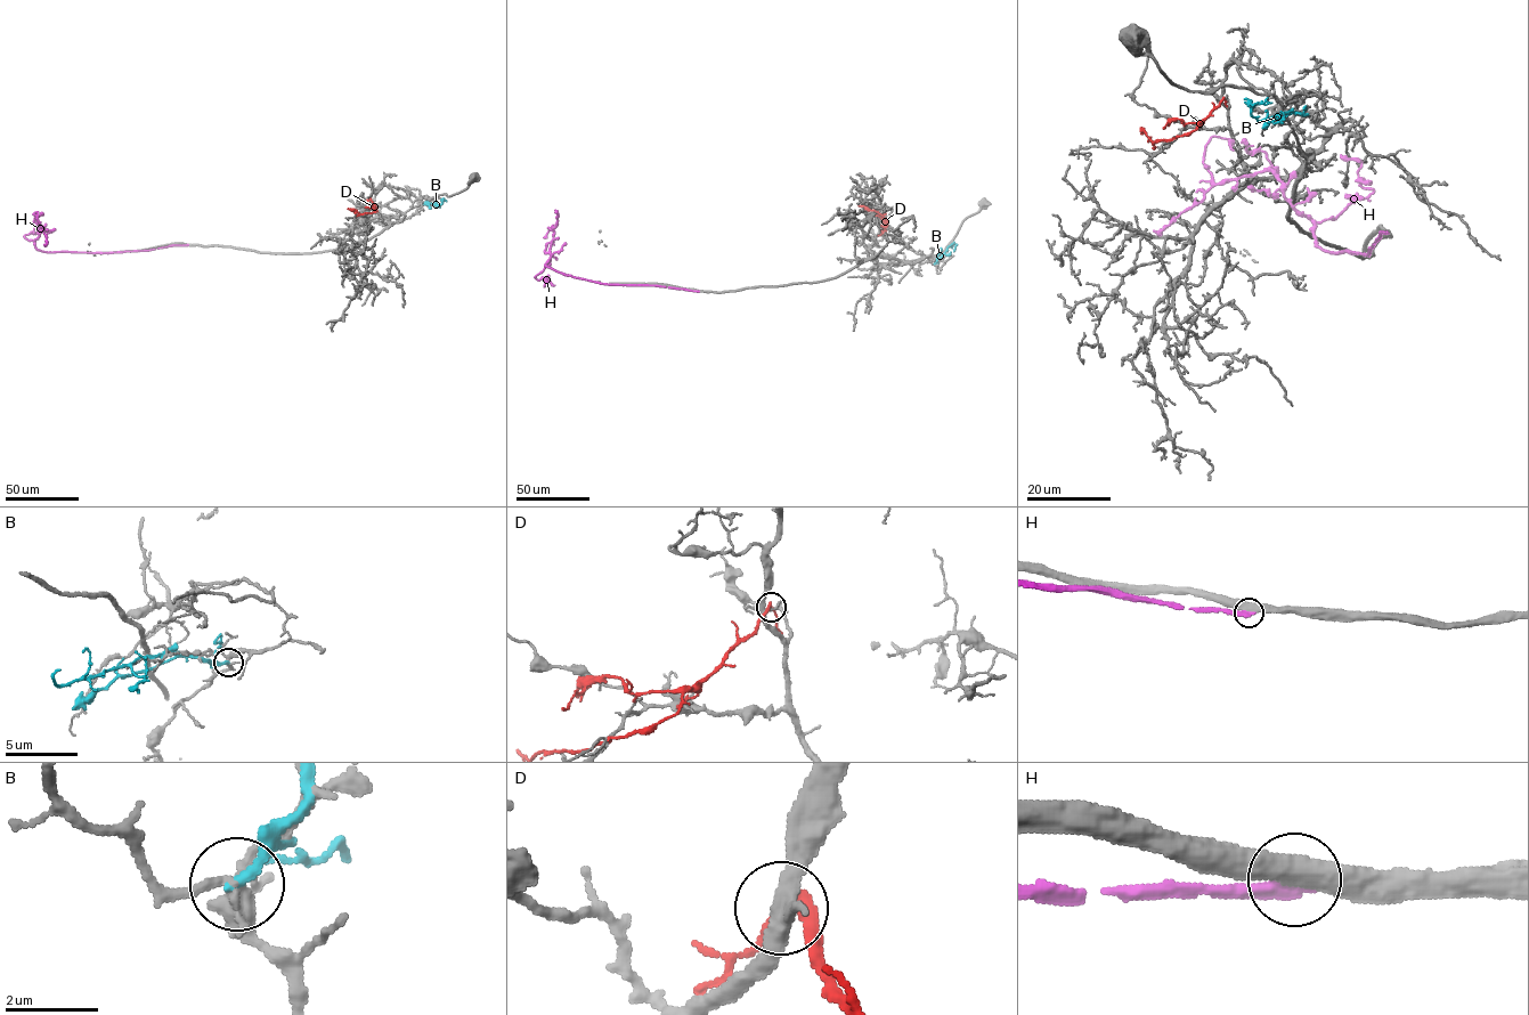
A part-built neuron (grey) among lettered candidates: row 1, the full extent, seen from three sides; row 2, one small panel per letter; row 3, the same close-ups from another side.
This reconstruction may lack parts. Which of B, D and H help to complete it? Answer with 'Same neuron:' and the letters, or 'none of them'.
Same neuron: none of them

